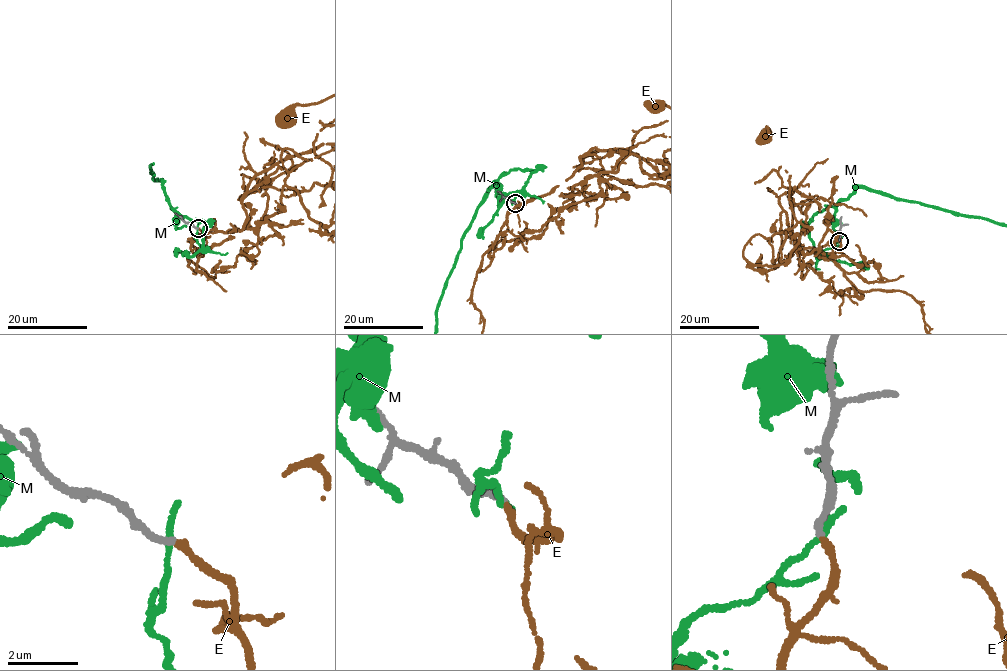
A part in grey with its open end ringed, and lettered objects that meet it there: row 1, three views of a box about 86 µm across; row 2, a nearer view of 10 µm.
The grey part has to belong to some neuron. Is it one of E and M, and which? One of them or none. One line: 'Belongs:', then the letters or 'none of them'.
Belongs: E

